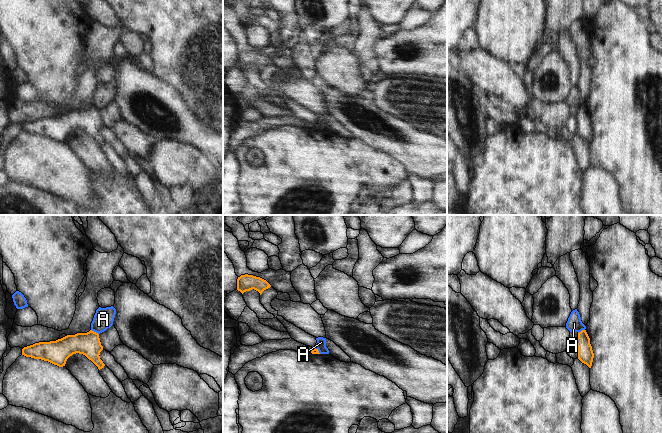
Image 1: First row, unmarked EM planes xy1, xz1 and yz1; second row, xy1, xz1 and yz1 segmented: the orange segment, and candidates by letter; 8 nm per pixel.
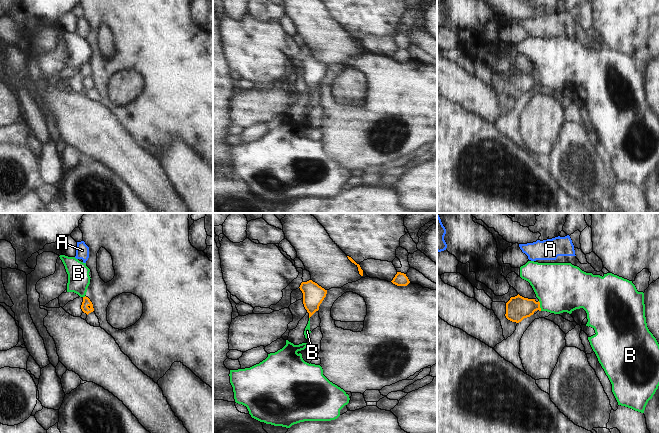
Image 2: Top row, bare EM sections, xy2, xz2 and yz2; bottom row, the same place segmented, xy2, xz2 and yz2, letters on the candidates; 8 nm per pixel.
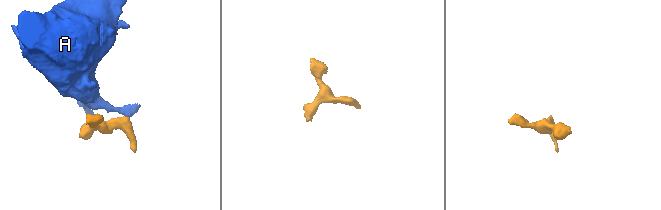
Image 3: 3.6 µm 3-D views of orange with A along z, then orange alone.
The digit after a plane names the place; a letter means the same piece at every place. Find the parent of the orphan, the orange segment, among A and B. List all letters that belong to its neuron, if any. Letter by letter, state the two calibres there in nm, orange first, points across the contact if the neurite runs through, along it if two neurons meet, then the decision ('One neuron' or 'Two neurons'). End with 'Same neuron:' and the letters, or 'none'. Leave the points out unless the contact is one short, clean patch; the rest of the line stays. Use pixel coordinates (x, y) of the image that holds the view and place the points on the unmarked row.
A: Thickness 190 nm (orange) against 160 nm. Boundary: xy1 (91, 105), (98, 110). Two neurons
B: Thickness 190 nm (orange) against 400 nm. Path across: yz2 (517, 84), (539, 82), (560, 63). One neuron
Same neuron: B.

